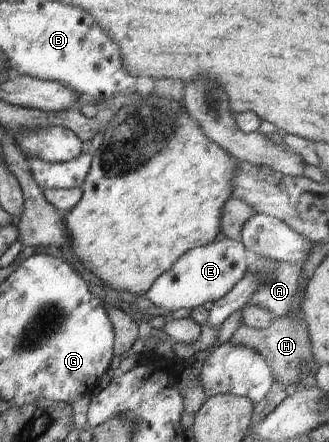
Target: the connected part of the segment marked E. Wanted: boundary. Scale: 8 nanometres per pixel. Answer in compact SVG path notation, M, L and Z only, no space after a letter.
M228 238L221 242L211 242L203 247L189 250L179 261L171 268L169 273L165 272L160 278L157 278L145 297L156 307L172 312L174 310L195 309L204 305L206 302L215 303L224 298L239 280L242 280L248 268L249 255L240 241L233 241Z

